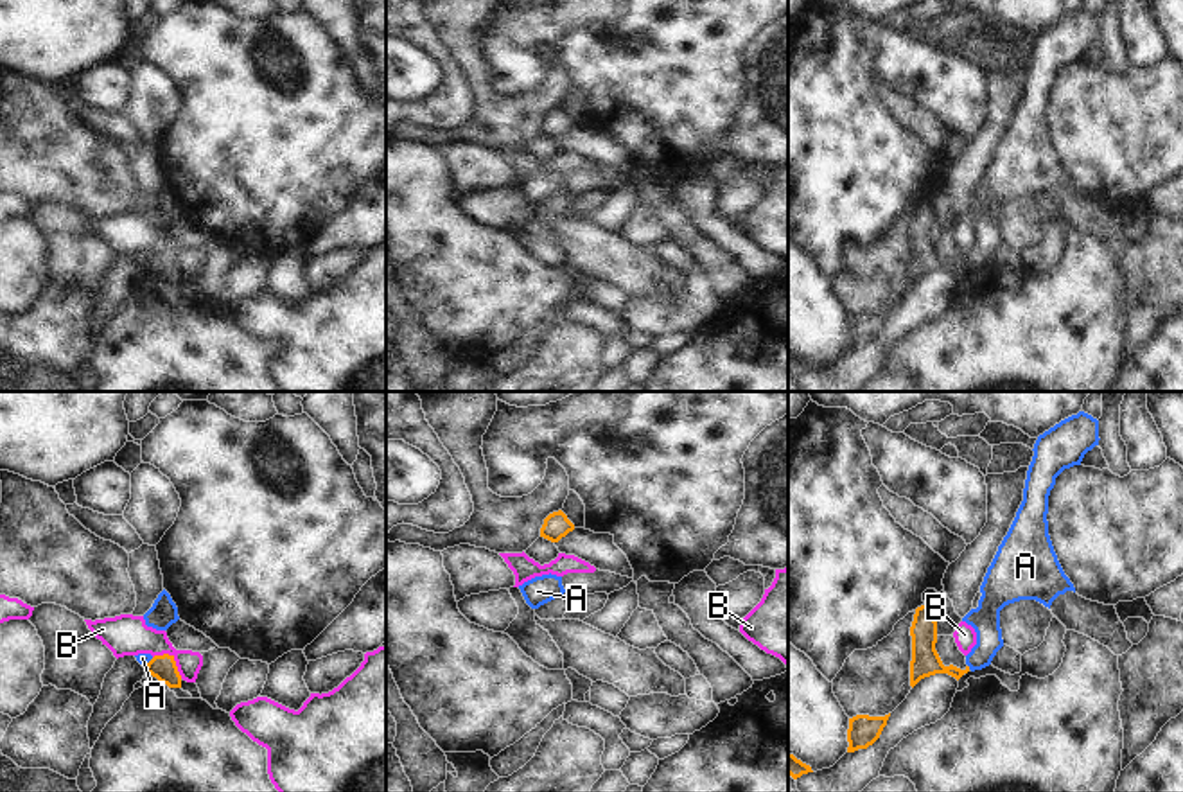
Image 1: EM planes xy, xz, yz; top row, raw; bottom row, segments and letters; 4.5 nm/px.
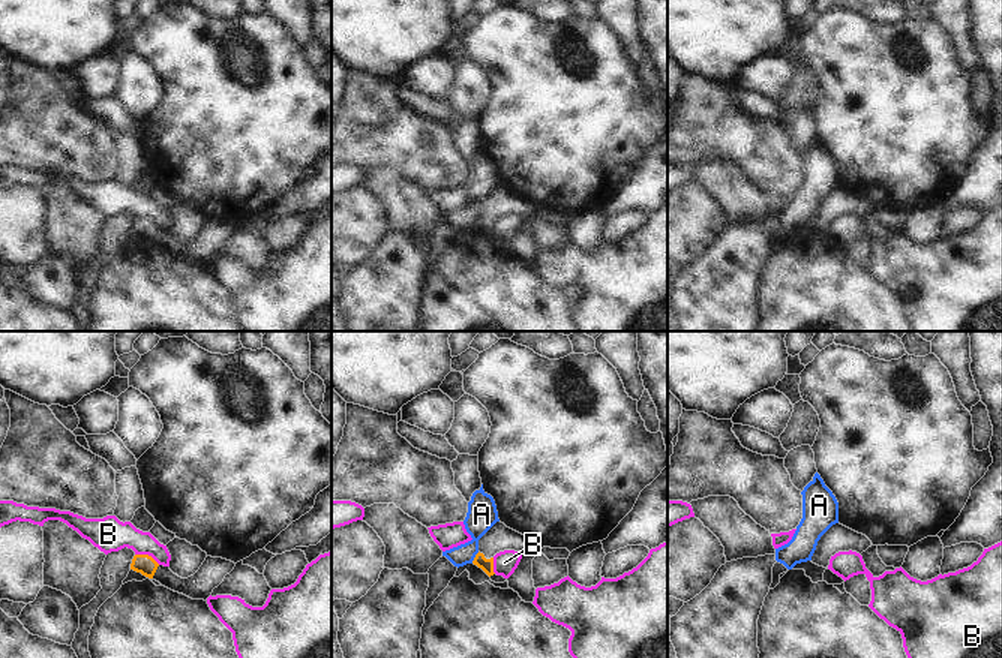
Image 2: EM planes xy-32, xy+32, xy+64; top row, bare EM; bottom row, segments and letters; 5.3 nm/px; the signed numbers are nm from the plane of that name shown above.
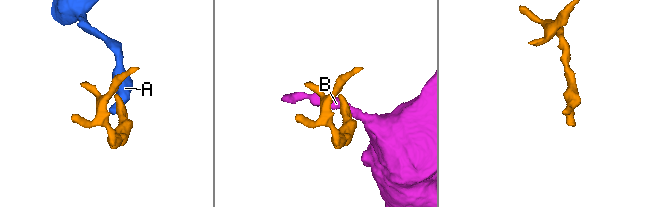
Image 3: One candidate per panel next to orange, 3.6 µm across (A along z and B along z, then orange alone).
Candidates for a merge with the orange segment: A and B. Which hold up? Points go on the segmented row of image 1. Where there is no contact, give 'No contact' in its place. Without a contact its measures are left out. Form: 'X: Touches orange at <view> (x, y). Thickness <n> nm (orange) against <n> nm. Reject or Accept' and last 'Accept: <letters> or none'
A: Touches orange at xy (148, 663). Thickness 110 nm (orange) against 50 nm. Reject
B: Touches orange at xy (173, 658). Thickness 110 nm (orange) against 190 nm. Reject
Accept: none

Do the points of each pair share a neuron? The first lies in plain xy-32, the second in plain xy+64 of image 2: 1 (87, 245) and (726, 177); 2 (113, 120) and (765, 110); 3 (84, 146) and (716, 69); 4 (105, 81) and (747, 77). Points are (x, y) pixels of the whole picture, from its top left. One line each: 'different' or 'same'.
1: same
2: same
3: different
4: same

